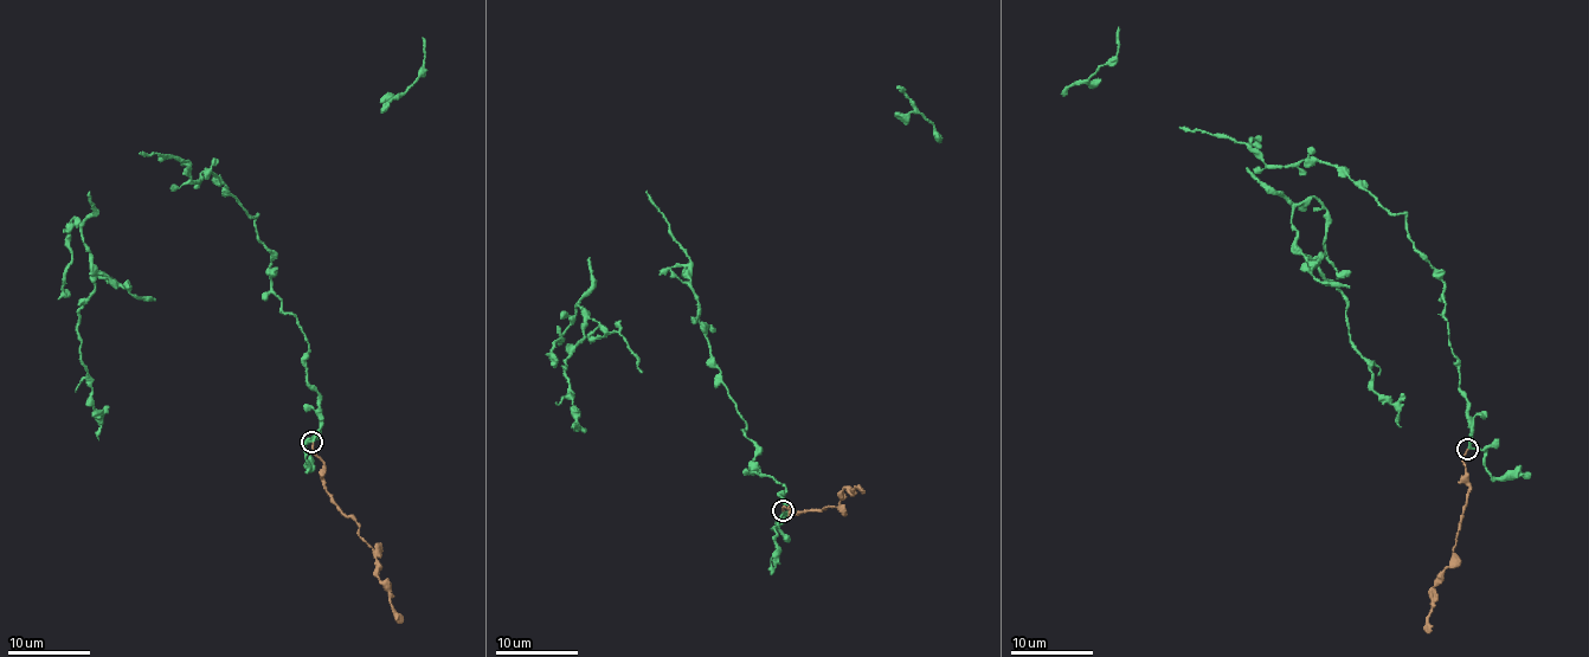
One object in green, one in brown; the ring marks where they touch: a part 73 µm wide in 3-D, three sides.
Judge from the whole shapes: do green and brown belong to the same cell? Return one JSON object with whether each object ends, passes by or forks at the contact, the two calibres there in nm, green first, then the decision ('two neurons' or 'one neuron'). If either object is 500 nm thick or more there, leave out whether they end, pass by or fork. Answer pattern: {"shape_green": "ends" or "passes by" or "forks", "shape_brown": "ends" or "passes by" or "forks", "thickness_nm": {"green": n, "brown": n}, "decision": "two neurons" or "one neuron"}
{"shape_green": "passes by", "shape_brown": "ends", "thickness_nm": {"green": 200, "brown": 160}, "decision": "one neuron"}

